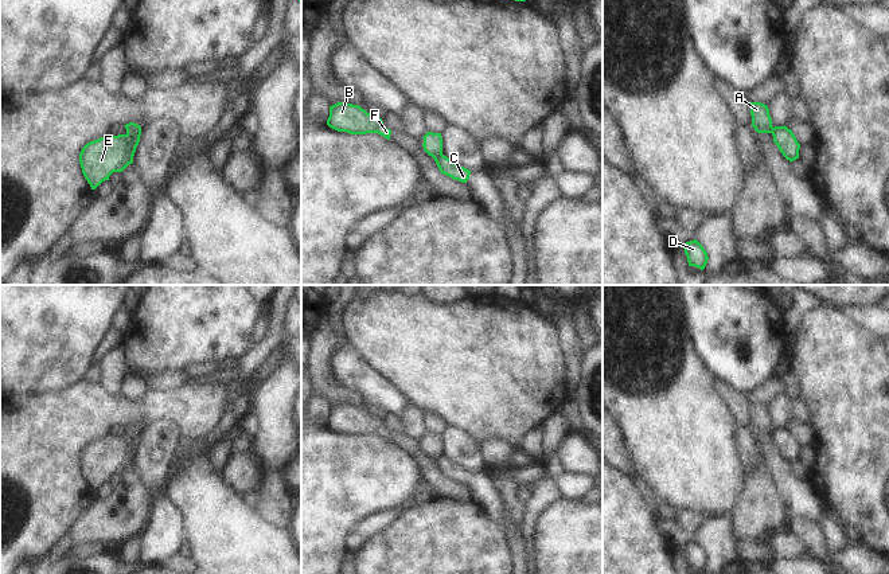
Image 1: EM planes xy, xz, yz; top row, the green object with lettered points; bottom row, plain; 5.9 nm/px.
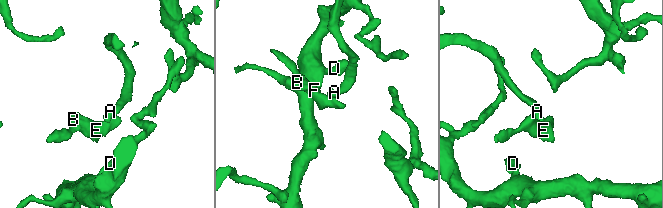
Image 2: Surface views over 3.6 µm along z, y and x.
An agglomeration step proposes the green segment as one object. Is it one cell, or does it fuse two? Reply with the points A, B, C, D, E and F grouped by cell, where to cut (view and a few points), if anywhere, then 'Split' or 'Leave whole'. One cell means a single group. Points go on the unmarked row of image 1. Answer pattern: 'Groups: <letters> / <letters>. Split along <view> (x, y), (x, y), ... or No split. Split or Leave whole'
Groups: A D / B C E F. Split along xy (140, 430), (137, 434), (127, 436). Split

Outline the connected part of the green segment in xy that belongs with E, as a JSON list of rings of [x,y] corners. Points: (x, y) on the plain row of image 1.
[[[141,432],[139,436],[106,436],[82,449],[79,465],[91,491],[109,481],[113,473],[122,473],[133,464],[140,437]]]

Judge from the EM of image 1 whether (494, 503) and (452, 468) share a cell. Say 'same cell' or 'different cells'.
same cell

